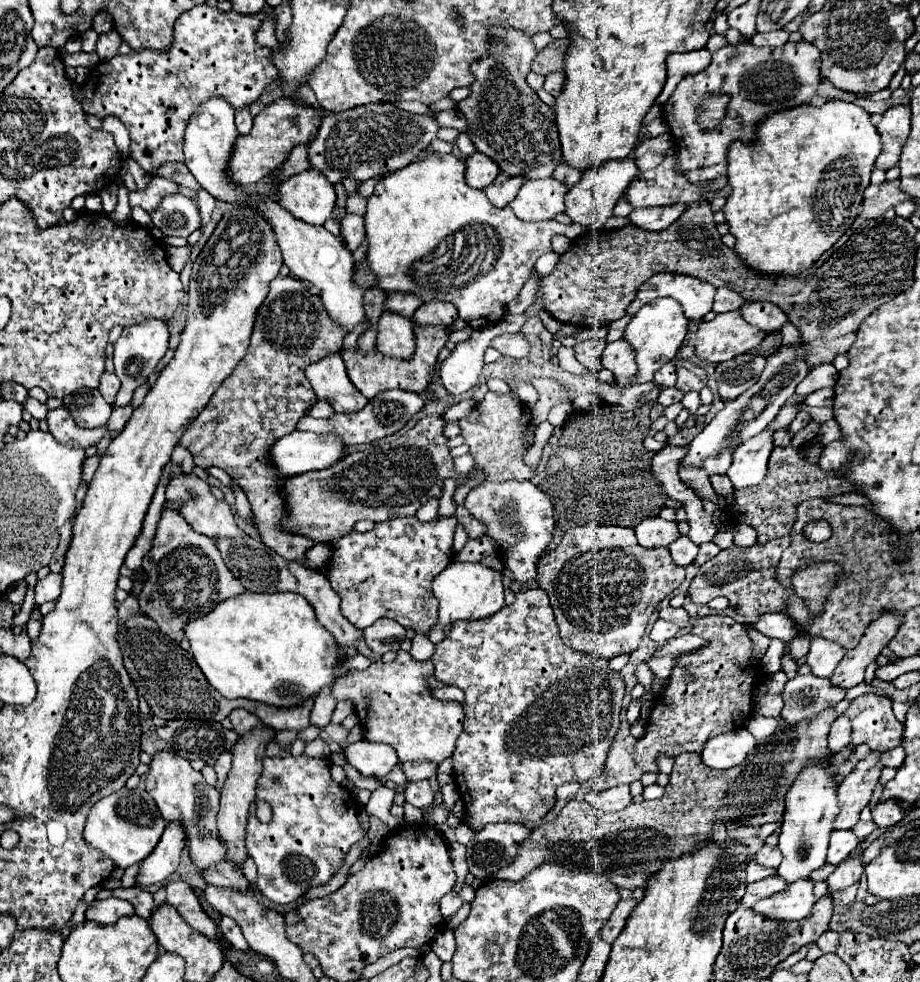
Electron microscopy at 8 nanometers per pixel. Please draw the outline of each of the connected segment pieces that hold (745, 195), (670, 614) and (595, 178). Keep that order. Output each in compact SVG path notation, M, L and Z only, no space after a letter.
M828 99L820 107L804 103L766 115L754 129L754 141L734 141L726 155L732 193L722 211L736 237L736 253L758 273L798 275L810 267L854 223L880 145L882 139L870 115L852 101Z
M664 607L660 609L660 617L666 621L676 623L678 627L686 627L688 625L688 613L684 609L674 609L674 607Z
M626 157L622 161L606 161L604 165L596 167L596 169L588 169L582 173L582 179L570 187L570 191L566 193L566 215L586 227L586 229L600 229L604 227L606 219L612 215L612 209L616 205L616 201L624 195L624 191L628 189L628 185L632 183L632 179L638 175L638 167L636 161Z

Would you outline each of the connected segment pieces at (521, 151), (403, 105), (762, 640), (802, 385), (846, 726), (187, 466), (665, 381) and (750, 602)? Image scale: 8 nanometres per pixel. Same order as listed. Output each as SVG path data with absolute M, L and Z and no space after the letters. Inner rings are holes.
M492 25L490 35L488 53L472 63L470 71L474 83L468 87L470 95L458 103L458 111L468 119L468 135L476 151L488 155L500 171L522 175L524 179L552 177L554 169L564 163L564 159L556 115L526 83L526 75L538 53L532 37L520 29L502 25Z
M398 101L394 103L398 109L406 110L414 114L428 114L429 107L418 101Z
M744 623L744 629L748 631L748 637L754 641L754 659L756 659L756 661L760 661L760 659L764 657L766 649L768 649L770 639L768 639L766 635L762 635L762 633L756 633L754 623Z
M832 363L816 365L816 367L812 367L810 373L798 383L796 393L802 395L802 397L806 397L808 393L818 391L818 389L822 389L822 387L834 387L836 379L838 379L838 371L834 369Z
M840 715L832 723L832 729L830 729L830 735L828 735L828 747L832 749L832 753L838 753L848 743L850 743L850 721L846 721L846 717Z
M176 445L174 453L172 453L172 463L180 465L180 469L182 469L184 473L192 473L192 469L194 469L194 461L192 461L192 455L190 455L186 449L182 449L180 445Z
M666 363L662 369L656 371L654 375L654 381L662 387L672 387L676 383L676 367L674 363Z
M790 537L774 539L770 543L756 543L752 547L730 547L720 551L716 557L706 561L698 575L692 579L688 587L688 597L696 605L706 605L714 597L728 597L730 607L744 617L782 611L782 603L786 601L786 591L778 589L774 581L774 565L778 565L782 551L790 545Z

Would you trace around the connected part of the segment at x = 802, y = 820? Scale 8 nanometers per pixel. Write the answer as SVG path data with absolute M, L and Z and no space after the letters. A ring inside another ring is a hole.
M818 763L818 765L808 765L786 793L786 811L784 811L782 833L778 843L778 849L784 855L778 867L778 875L784 881L794 883L798 879L810 879L810 873L826 863L828 837L832 831L832 821L838 815L834 791L836 791L836 783L828 773L826 763Z

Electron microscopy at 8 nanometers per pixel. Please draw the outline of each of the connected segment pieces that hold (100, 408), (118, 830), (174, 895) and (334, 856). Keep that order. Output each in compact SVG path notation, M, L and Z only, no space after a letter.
M78 389L76 393L66 395L64 407L70 411L70 415L80 427L88 429L106 425L112 413L112 407L104 401L98 389Z
M122 787L112 795L100 799L88 813L88 821L84 827L84 839L106 857L110 857L116 867L128 869L134 863L146 859L154 847L158 845L162 833L166 829L166 821L158 813L154 799L144 789L128 789Z
M170 881L166 883L166 903L176 907L182 919L194 927L196 931L204 933L210 939L218 939L218 929L214 921L202 911L198 897L194 895L192 887L184 881Z
M264 757L264 771L258 779L256 799L264 799L272 807L270 823L262 823L256 817L256 803L250 805L248 827L246 827L246 847L258 867L258 889L274 903L292 903L312 887L328 883L342 867L350 847L366 837L366 831L358 823L358 803L354 795L342 785L334 783L330 777L328 759L300 757Z

